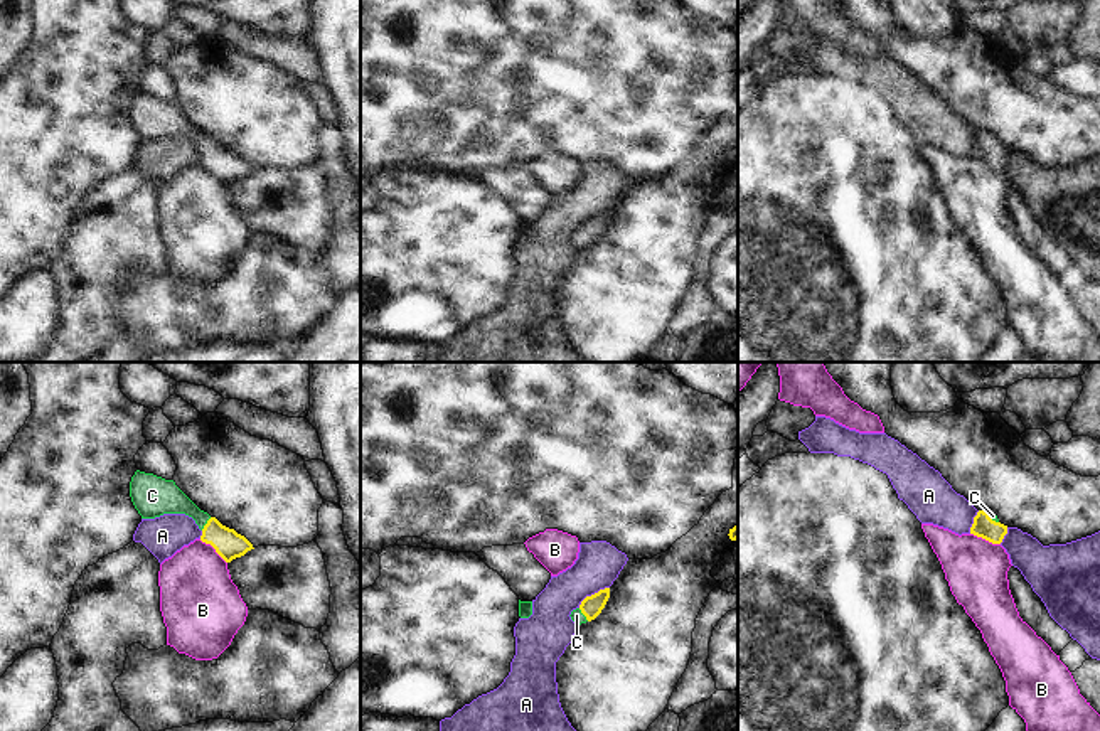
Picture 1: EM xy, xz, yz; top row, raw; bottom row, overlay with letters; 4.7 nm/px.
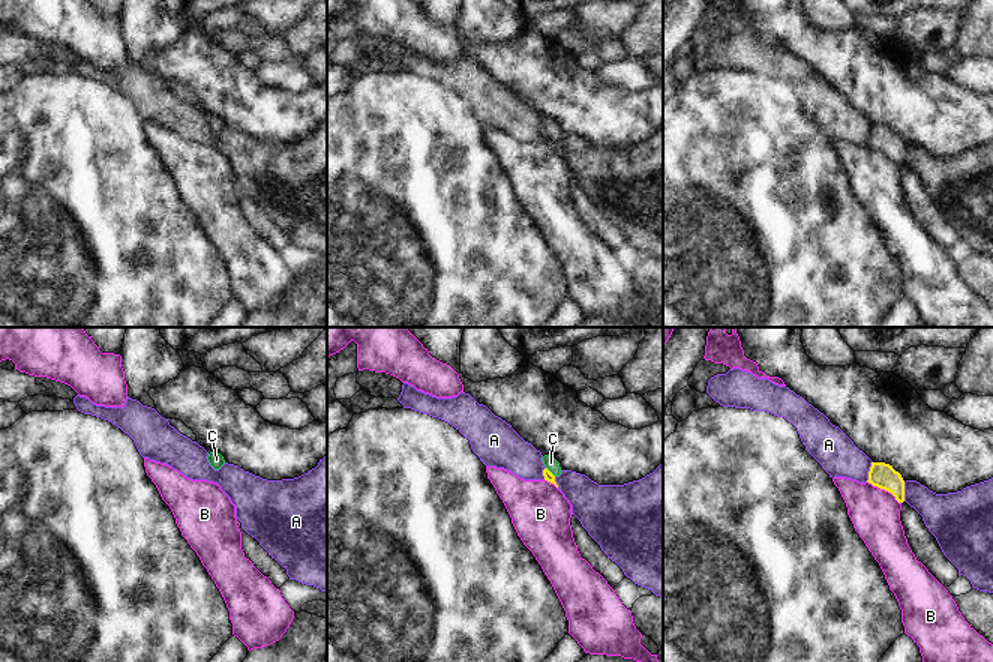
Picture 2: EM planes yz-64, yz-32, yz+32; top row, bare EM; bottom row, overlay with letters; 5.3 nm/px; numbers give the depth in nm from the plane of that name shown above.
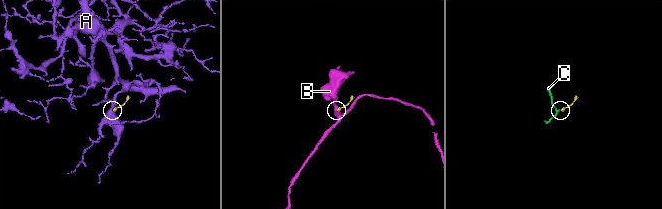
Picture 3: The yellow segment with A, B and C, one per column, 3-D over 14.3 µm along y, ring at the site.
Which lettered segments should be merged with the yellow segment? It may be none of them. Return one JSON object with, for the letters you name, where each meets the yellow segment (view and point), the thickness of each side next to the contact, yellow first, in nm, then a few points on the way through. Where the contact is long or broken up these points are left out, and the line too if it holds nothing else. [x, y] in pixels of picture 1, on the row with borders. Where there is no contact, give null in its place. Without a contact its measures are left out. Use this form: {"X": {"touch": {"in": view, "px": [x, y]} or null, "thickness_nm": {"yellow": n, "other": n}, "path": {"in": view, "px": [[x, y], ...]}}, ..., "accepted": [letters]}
{"C": {"touch": {"in": "xy", "px": [206, 524]}, "thickness_nm": {"yellow": 140, "other": 160}, "path": {"in": "xy", "px": [[229, 544], [206, 524], [189, 507], [162, 496]]}}, "accepted": ["C"]}

